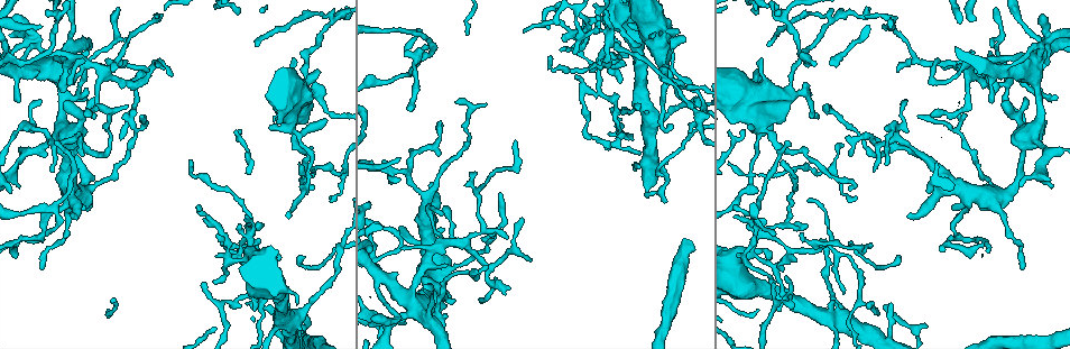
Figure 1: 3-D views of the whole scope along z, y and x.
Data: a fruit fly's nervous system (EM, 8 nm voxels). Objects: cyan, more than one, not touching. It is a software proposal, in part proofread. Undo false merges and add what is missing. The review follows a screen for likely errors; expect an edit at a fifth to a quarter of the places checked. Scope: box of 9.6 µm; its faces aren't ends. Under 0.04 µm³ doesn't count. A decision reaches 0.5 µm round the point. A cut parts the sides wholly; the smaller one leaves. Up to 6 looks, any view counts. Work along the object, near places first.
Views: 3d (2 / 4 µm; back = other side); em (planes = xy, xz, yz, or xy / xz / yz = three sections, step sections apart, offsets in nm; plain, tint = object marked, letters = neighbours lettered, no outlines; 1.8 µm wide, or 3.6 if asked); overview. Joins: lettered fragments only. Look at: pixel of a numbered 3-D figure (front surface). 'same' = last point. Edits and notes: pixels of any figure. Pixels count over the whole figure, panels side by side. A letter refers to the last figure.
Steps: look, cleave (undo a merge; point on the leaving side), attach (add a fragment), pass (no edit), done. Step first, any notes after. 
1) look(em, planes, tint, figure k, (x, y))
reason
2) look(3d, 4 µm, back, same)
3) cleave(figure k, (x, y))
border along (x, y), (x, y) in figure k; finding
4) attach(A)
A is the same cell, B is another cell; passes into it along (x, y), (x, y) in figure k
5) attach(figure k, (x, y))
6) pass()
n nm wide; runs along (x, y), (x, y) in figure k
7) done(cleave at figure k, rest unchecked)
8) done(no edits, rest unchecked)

look(em, xz, step 4, letters, figure 1, (638, 166))
an open end

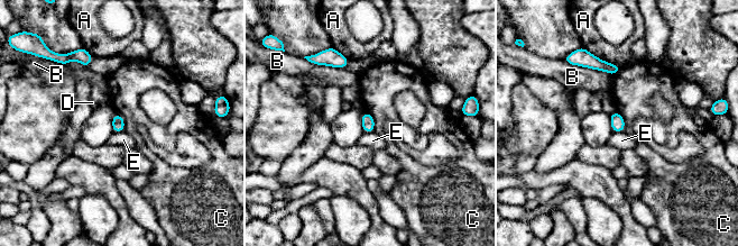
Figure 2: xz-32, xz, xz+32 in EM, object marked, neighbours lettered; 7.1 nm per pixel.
pass()
A, B, C, D and E are other cells; none of them fits

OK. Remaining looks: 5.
look(em, planes, letters, figure 1, (254, 299))
sharp bend

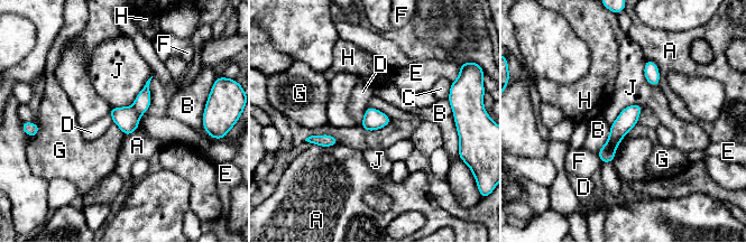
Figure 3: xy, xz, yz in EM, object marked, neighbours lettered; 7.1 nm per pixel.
pass()
J touches over 380 nm; A, B, C, D, E, F, G, H and J are other cells; border along (152, 75), (130, 105), (111, 108) in figure 3; all the same neuron

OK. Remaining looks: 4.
look(em, 3.6 µm, xz, step 16, tint, figure 1, (318, 70))
stops while still wide

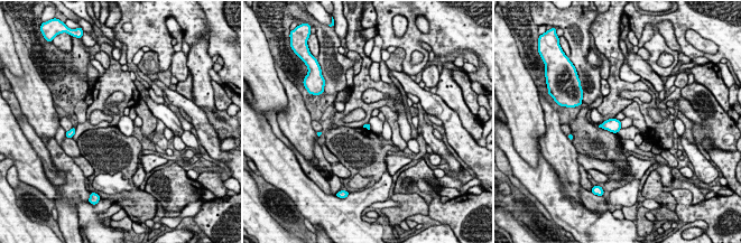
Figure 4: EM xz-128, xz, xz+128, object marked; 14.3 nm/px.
look(em, 3.6 µm, planes, letters, same)

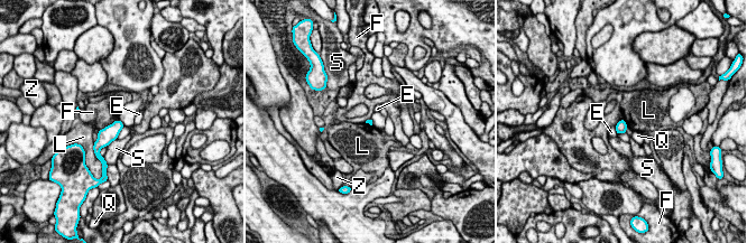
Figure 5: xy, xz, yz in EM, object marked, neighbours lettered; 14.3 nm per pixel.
pass()
E, F, L, Q, S and Z are other cells; border along (118, 119), (98, 131) in figure 5; none of them fits

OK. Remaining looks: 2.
done(no edits, rest unchecked)

